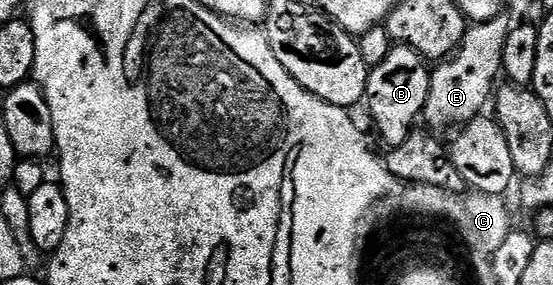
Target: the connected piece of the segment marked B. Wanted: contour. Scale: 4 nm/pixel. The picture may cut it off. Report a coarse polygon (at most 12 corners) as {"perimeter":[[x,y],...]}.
{"perimeter":[[395,45],[368,74],[365,103],[389,149],[414,130],[431,69]]}

